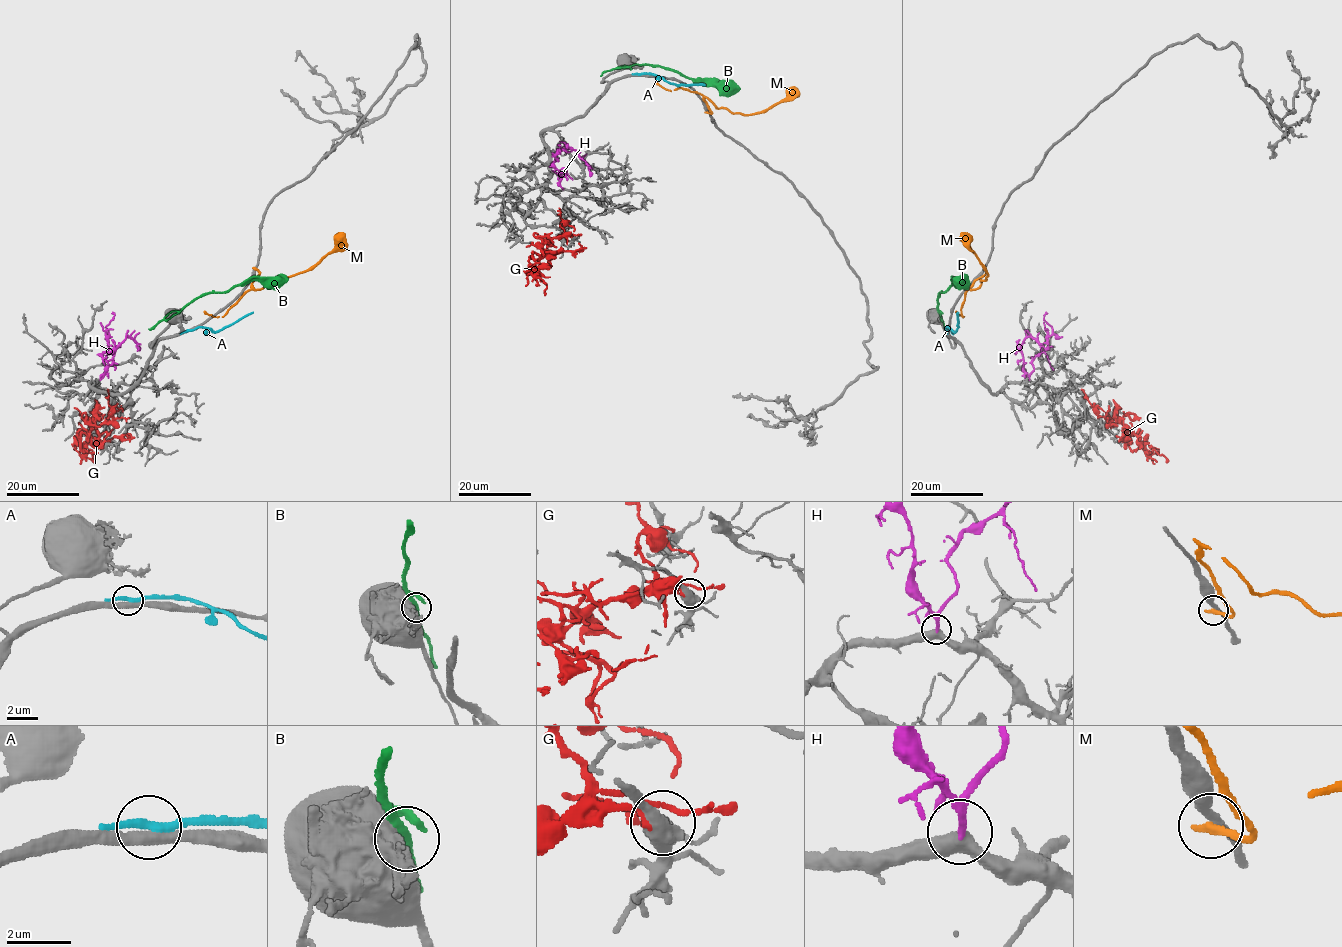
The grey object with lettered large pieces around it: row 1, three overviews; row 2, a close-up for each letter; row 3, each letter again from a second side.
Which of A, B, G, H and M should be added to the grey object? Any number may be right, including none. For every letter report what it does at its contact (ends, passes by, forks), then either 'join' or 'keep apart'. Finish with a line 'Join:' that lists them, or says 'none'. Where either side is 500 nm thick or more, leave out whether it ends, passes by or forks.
A: it passes by; keep apart
B: keep apart
G: it ends there; keep apart
H: it ends there; join
M: it ends there; keep apart
Join: H

